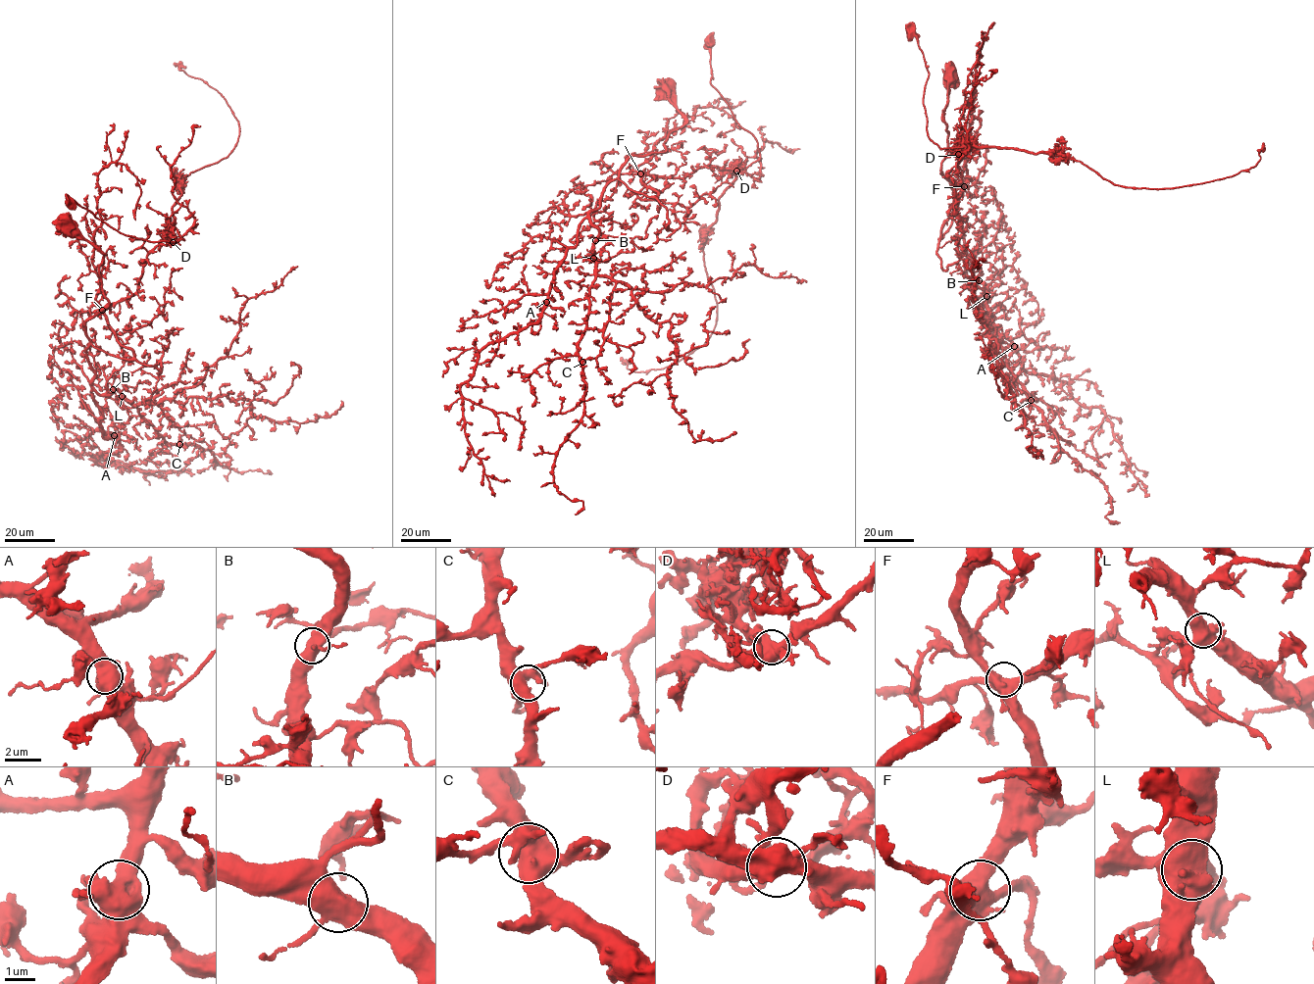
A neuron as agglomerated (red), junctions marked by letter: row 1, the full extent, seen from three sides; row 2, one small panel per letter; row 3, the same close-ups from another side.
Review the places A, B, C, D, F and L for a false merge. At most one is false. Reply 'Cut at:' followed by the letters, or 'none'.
Cut at: D

